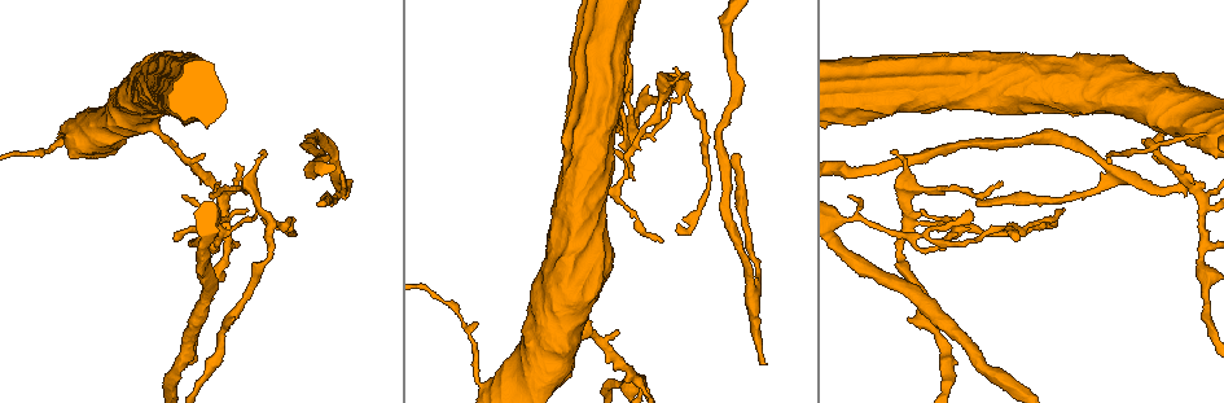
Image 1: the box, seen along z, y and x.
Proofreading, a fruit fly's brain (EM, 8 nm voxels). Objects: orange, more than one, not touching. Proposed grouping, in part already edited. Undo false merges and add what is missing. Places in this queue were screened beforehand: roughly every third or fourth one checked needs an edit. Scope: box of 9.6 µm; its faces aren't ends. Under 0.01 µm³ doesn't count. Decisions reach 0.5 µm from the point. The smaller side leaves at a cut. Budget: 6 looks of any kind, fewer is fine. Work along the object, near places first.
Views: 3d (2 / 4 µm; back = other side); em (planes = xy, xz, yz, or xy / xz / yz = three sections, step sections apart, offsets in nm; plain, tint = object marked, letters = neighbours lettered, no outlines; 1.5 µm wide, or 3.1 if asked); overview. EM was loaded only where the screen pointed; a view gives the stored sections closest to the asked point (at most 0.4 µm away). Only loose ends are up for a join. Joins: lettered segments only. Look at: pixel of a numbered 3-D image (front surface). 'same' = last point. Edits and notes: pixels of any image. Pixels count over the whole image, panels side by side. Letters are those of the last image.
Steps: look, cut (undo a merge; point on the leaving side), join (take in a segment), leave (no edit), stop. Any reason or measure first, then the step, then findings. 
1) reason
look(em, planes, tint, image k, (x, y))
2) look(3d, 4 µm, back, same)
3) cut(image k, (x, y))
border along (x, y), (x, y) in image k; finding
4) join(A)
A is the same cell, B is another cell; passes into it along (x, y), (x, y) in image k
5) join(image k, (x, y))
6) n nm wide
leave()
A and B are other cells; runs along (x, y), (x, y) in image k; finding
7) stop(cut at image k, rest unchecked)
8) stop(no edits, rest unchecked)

thin end
look(3d, 4 µm, image 1, (849, 195))

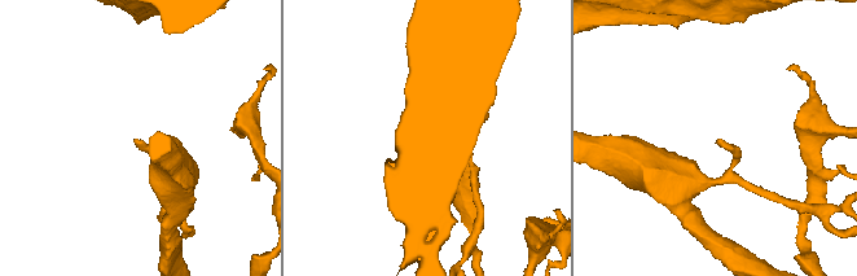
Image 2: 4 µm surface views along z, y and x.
look(em, planes, letters, image 2, (718, 140))

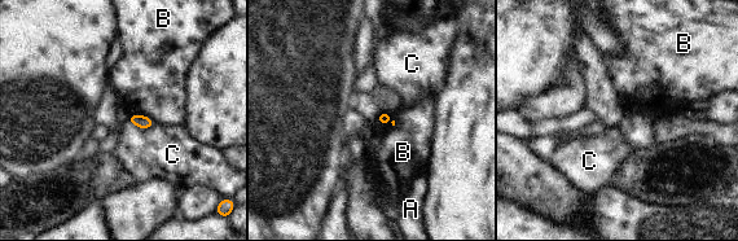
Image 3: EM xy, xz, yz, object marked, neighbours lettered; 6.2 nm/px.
leave()
A, B and C are other cells; border along (377, 121), (382, 125), (395, 125) in image 3; no lettered segment goes on from it

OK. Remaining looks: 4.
thin end
look(3d, 4 µm, image 1, (218, 183))

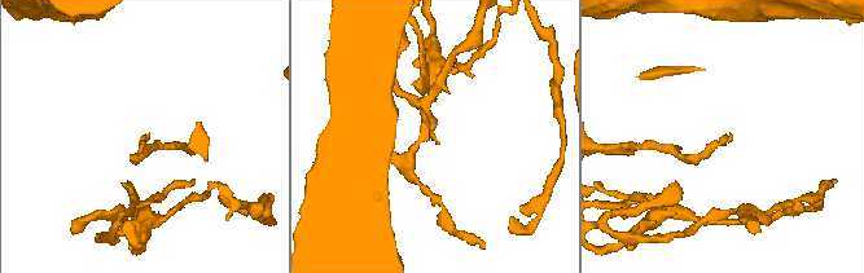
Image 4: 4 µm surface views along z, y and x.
look(em, planes, letters, image 4, (437, 141))

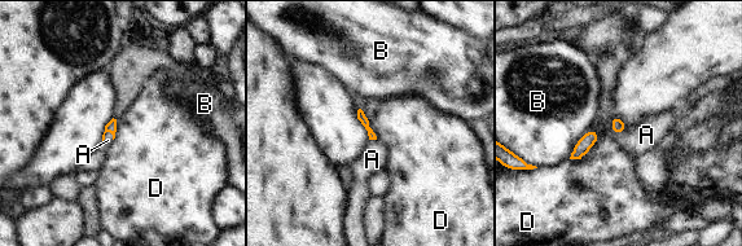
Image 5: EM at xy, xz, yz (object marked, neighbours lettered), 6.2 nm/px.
join(A)
A is the same cell, B and D are other cells; passes into it along (110, 127), (105, 132), (108, 140) in image 5; it goes on there

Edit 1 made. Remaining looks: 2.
look(overview)

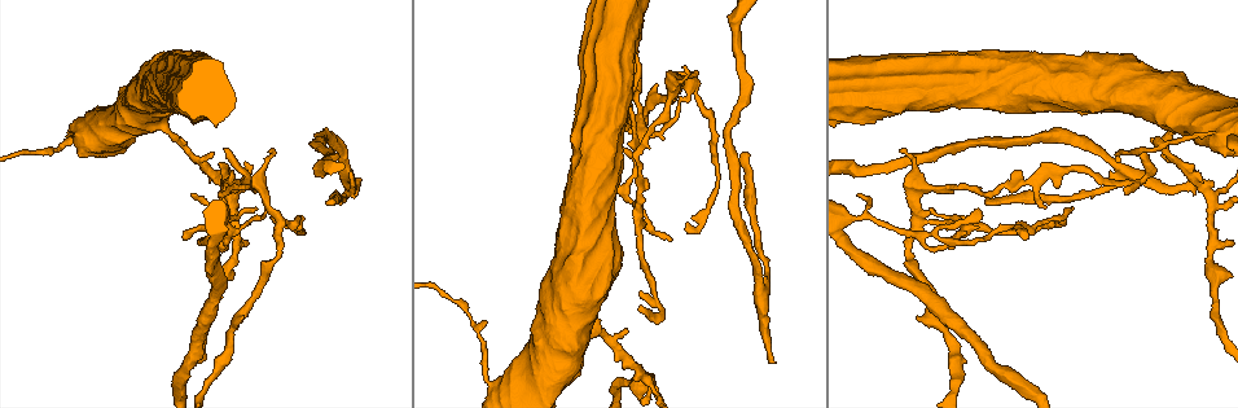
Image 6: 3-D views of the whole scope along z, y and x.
branch stops here
look(em, planes, letters, image 6, (770, 360))

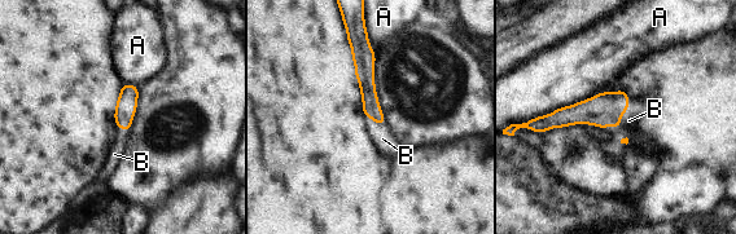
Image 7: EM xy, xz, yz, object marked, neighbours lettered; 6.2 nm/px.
110 nm wide
join(B)
B is the same cell, A is another cell; passes into it along (605, 109), (620, 119), (629, 120) in image 7; it goes on there

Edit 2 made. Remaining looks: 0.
stop(join at image 5, join at image 7, rest unchecked)

